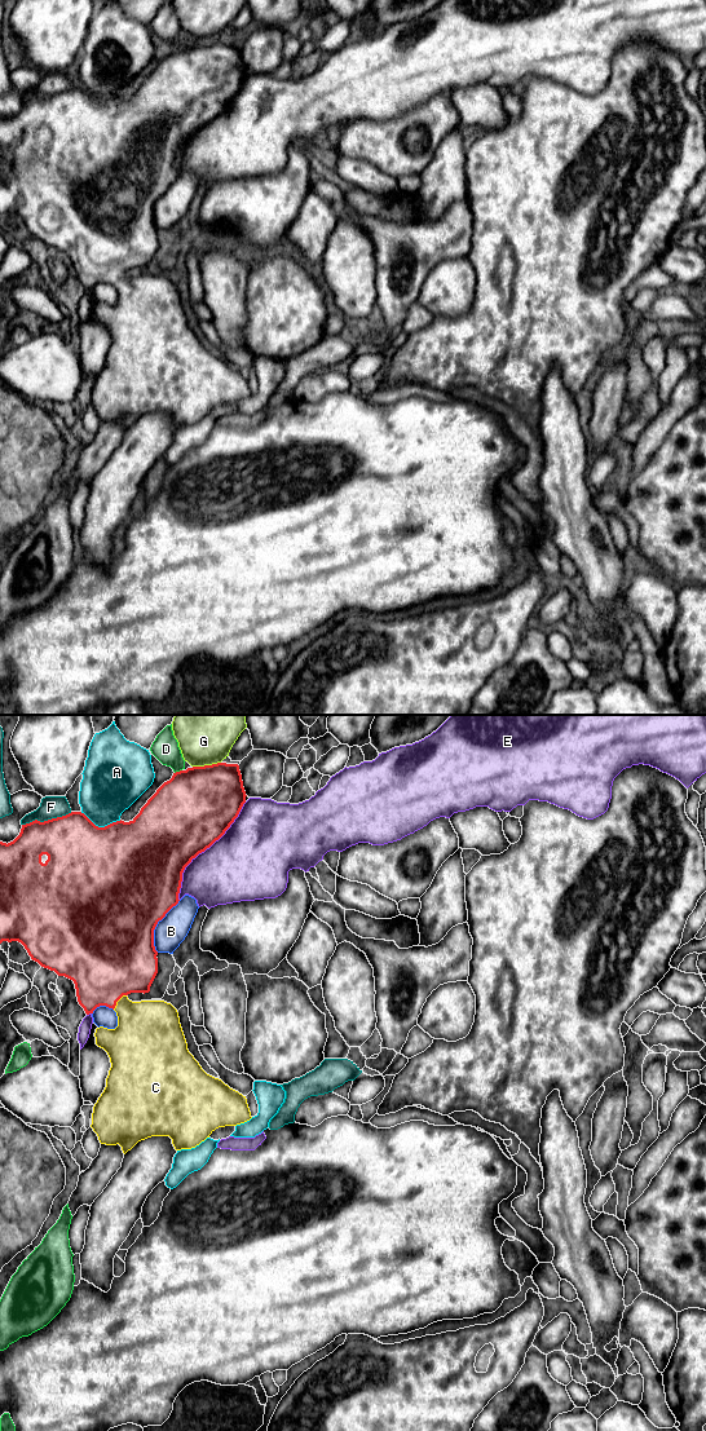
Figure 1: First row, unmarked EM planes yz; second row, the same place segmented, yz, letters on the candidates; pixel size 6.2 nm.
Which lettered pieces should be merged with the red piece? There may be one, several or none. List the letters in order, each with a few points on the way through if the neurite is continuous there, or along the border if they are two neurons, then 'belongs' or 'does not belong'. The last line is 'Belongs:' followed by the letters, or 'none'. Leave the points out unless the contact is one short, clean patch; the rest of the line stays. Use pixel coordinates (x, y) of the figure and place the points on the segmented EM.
A: does not belong
B: does not belong
C: way yz (107, 961), (107, 984), (118, 999), (145, 1029); belongs
D: does not belong
E: does not belong
F: does not belong
G: does not belong
Belongs: C

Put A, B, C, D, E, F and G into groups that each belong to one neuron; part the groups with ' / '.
A / B / C / D / E / F / G

